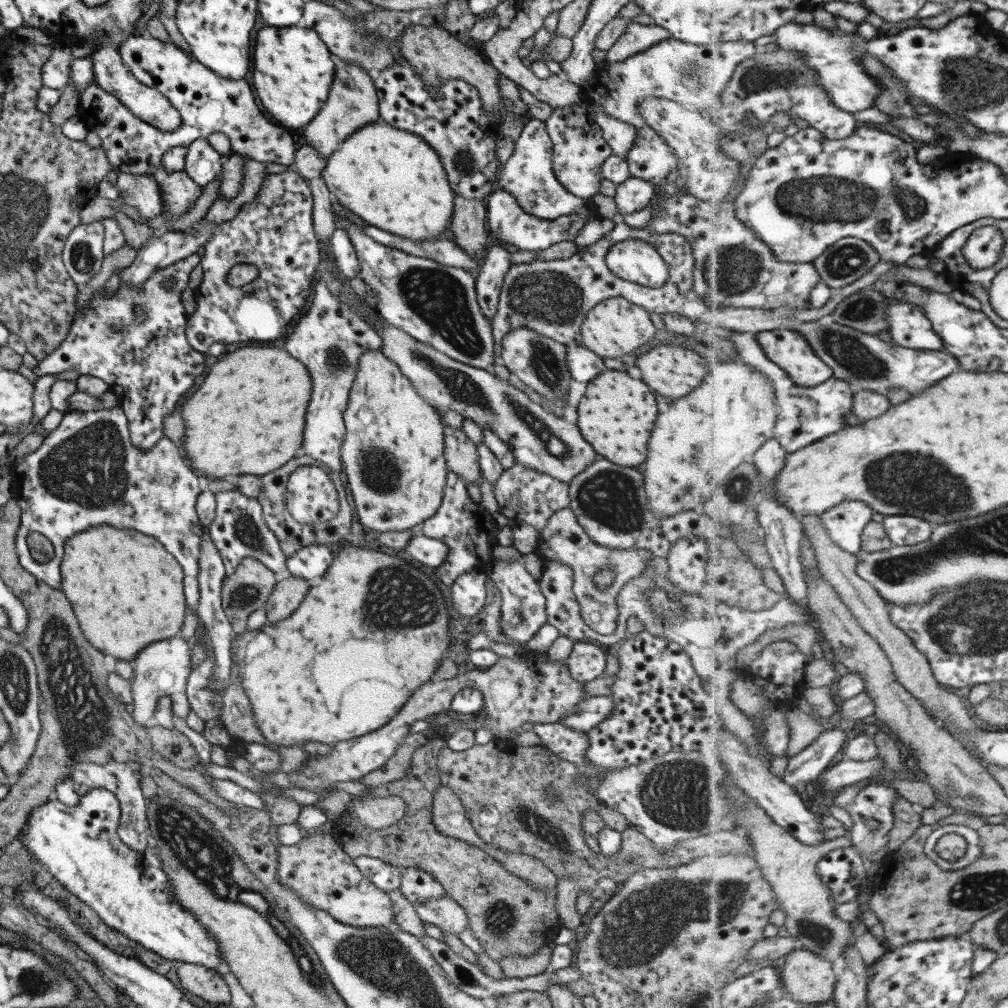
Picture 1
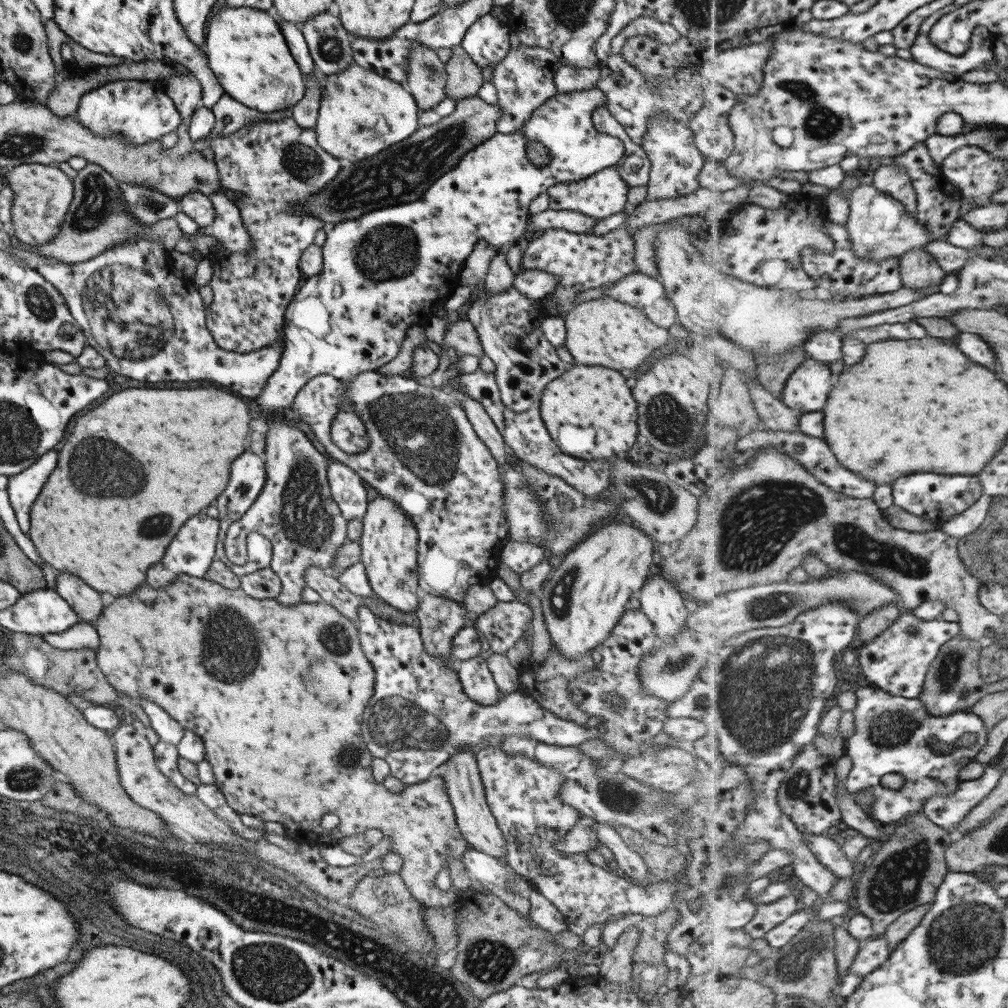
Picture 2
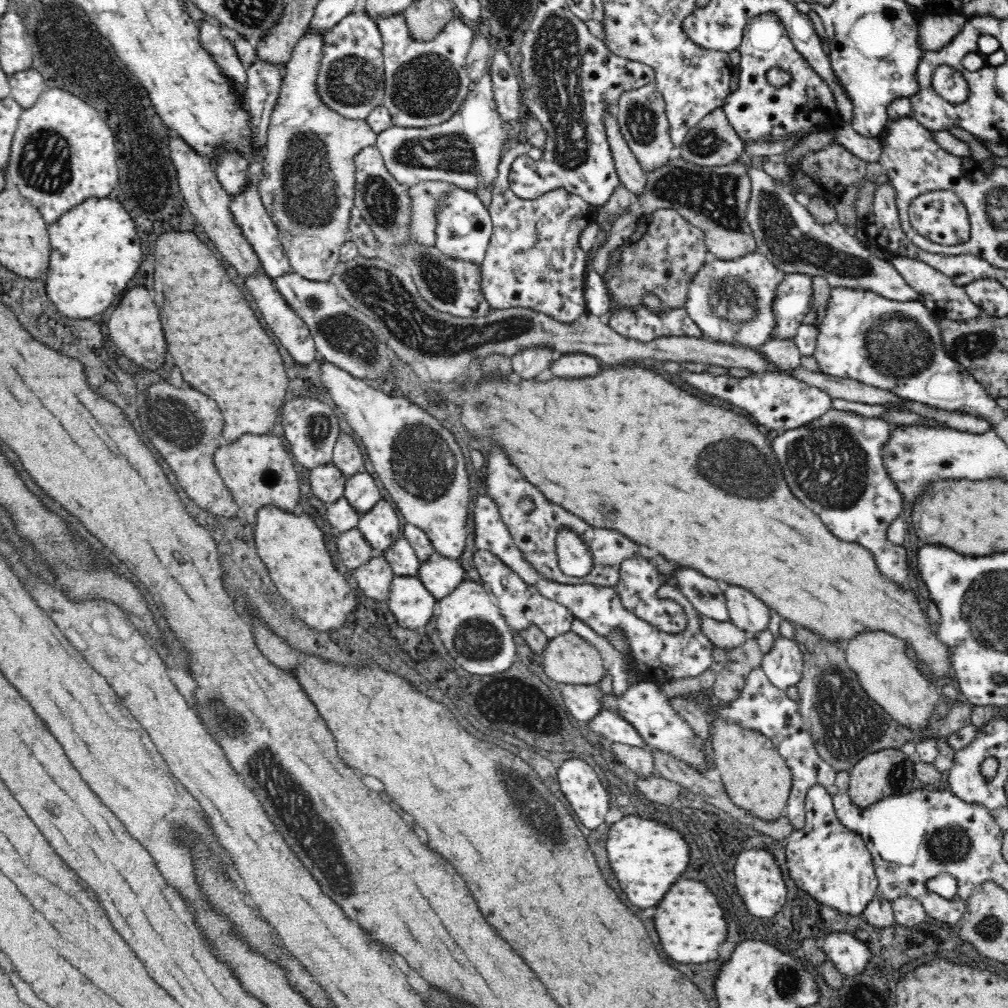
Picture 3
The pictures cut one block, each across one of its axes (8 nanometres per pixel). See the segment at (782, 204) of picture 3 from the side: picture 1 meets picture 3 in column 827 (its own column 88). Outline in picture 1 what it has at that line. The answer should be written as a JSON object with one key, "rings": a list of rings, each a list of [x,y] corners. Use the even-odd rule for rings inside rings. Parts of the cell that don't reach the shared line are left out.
{"rings":[[[102,222],[79,224],[66,238],[63,263],[70,278],[78,285],[90,281],[102,266],[104,225]]]}

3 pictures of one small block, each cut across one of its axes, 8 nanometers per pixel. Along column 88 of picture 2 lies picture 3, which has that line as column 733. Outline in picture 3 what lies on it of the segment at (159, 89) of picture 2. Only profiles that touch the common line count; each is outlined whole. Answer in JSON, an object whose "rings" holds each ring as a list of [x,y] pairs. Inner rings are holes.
{"rings":[[[764,13],[752,18],[742,32],[739,52],[739,85],[725,98],[722,106],[737,138],[743,142],[758,138],[780,140],[782,136],[836,130],[840,126],[843,120],[832,89],[797,51],[777,15]],[[774,67],[786,72],[784,86],[776,87],[768,82],[767,72]]]}

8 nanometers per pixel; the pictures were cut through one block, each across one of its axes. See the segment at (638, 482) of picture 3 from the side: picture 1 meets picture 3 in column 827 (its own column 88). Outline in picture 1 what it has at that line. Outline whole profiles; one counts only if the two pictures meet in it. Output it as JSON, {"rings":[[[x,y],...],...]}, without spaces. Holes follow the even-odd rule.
{"rings":[[[111,524],[92,525],[66,541],[60,570],[62,591],[72,602],[82,632],[104,655],[131,662],[151,642],[176,637],[184,624],[187,604],[182,566],[152,535],[133,528],[118,529]]]}

